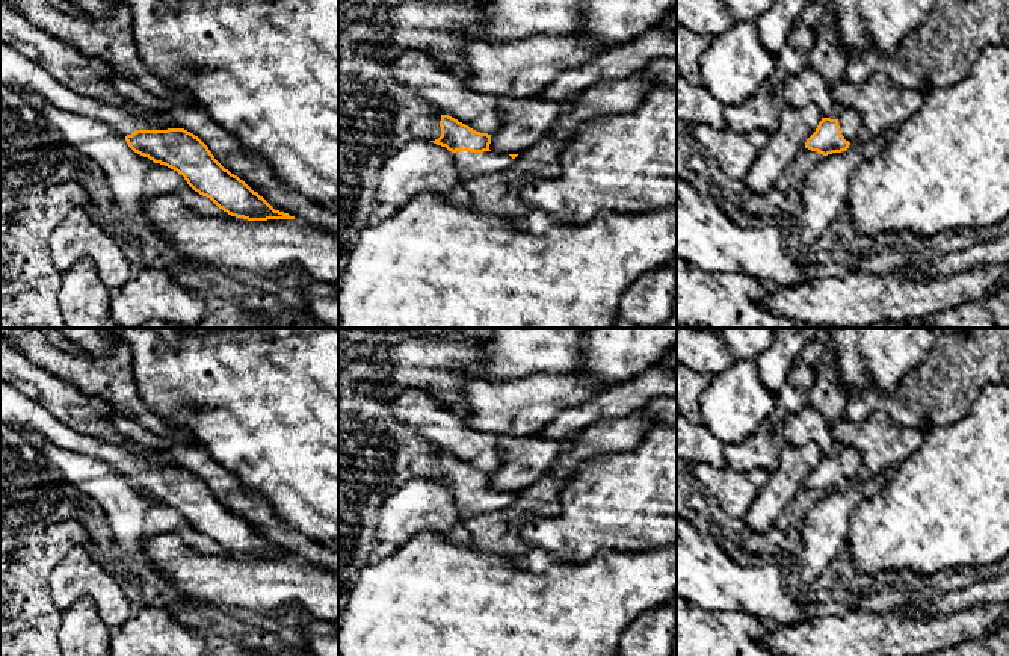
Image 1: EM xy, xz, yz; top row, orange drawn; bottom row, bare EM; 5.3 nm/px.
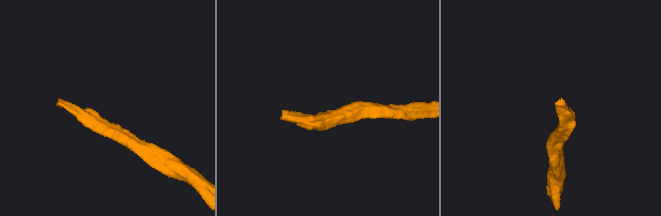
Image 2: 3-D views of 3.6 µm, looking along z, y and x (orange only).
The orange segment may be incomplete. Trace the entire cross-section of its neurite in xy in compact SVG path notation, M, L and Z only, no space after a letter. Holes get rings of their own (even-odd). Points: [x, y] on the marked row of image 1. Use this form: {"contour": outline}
{"contour": "M0 42L0 83L8 88L26 88L60 110L115 127L134 153L177 171L195 192L210 198L231 216L248 221L295 219L275 210L243 180L225 169L193 133L184 128L159 130L128 106L110 106L77 94L36 60L3 42Z"}

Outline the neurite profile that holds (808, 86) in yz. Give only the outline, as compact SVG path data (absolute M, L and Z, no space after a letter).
M805 67L795 76L784 76L784 100L791 107L813 104L823 118L838 119L841 106L832 95L825 77L814 68Z

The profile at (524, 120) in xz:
M541 95L500 97L501 127L491 135L491 153L523 153L548 135L556 121L568 113L571 107L572 100L557 101Z

